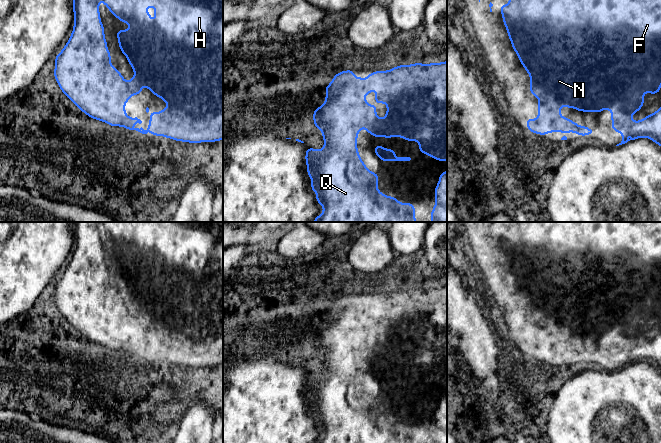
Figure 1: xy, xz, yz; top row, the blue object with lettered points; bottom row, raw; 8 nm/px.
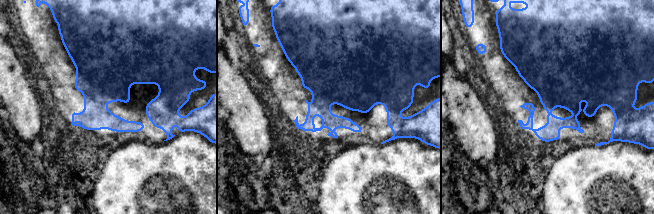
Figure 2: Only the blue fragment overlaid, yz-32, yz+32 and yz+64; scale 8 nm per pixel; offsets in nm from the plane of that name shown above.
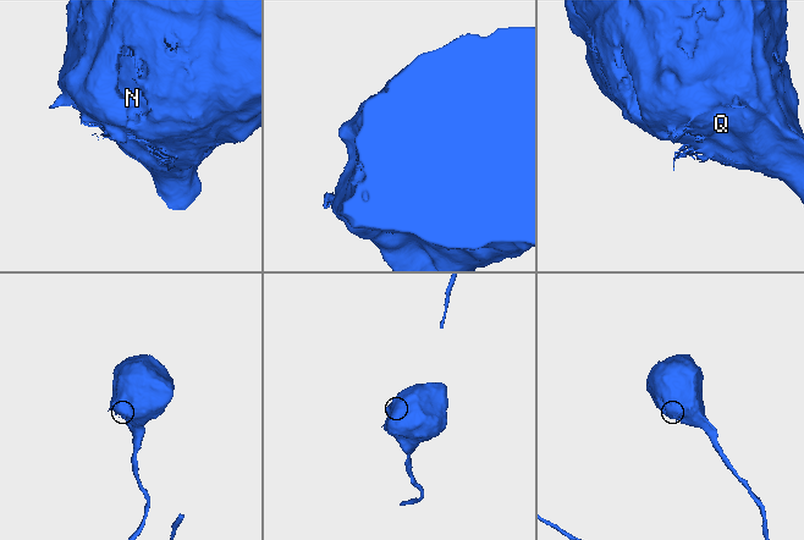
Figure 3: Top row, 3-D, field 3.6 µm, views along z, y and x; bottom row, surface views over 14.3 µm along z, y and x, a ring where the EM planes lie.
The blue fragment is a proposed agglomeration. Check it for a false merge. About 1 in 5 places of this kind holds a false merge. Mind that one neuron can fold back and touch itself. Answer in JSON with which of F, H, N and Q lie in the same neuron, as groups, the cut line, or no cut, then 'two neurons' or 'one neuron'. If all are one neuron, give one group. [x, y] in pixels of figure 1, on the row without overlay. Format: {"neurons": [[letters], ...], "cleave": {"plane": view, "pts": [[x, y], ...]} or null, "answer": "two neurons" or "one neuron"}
{"neurons": [["F", "H", "N", "Q"]], "cleave": null, "answer": "one neuron"}

